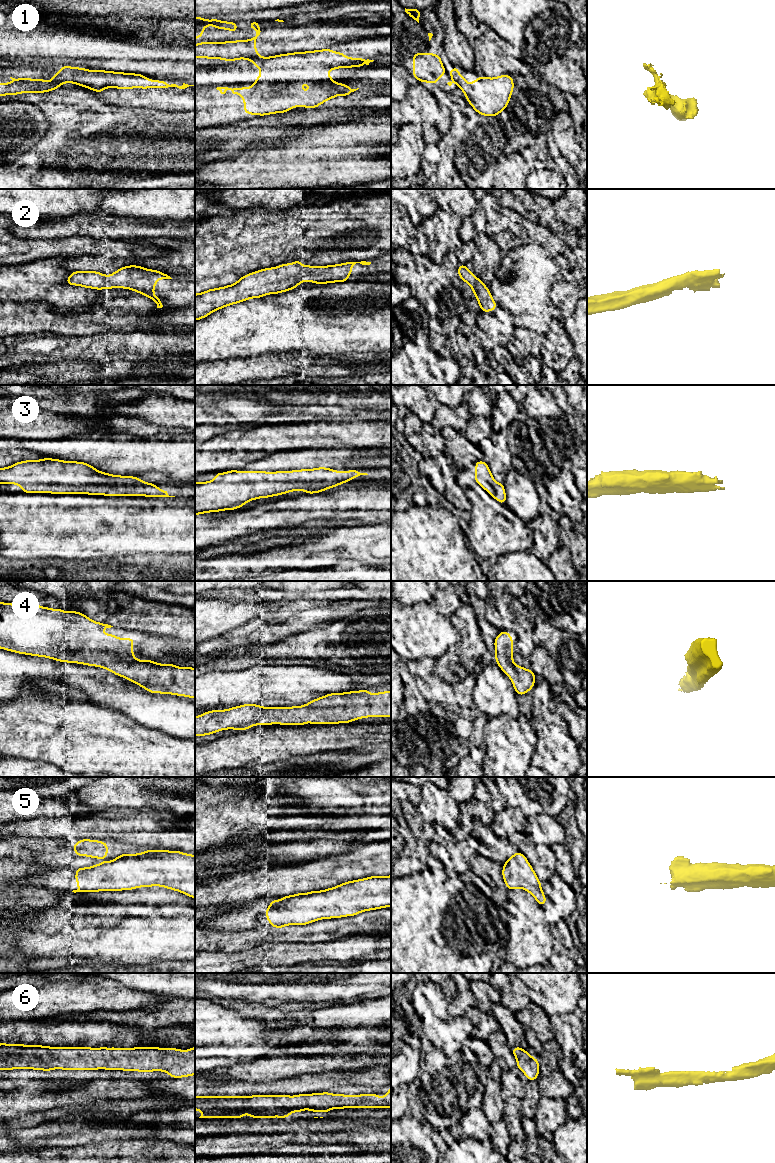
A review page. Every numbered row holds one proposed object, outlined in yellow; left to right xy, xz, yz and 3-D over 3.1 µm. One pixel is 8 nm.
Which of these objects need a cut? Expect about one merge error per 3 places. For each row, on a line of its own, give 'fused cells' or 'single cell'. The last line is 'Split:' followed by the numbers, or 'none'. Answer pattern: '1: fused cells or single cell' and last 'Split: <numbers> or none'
1: fused cells
2: single cell
3: single cell
4: single cell
5: single cell
6: single cell
Split: 1

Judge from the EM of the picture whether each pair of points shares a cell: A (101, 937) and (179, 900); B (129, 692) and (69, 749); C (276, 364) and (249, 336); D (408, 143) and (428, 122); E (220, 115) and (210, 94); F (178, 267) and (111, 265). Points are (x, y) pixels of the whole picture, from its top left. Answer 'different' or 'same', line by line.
A: same
B: different
C: different
D: different
E: same
F: same

